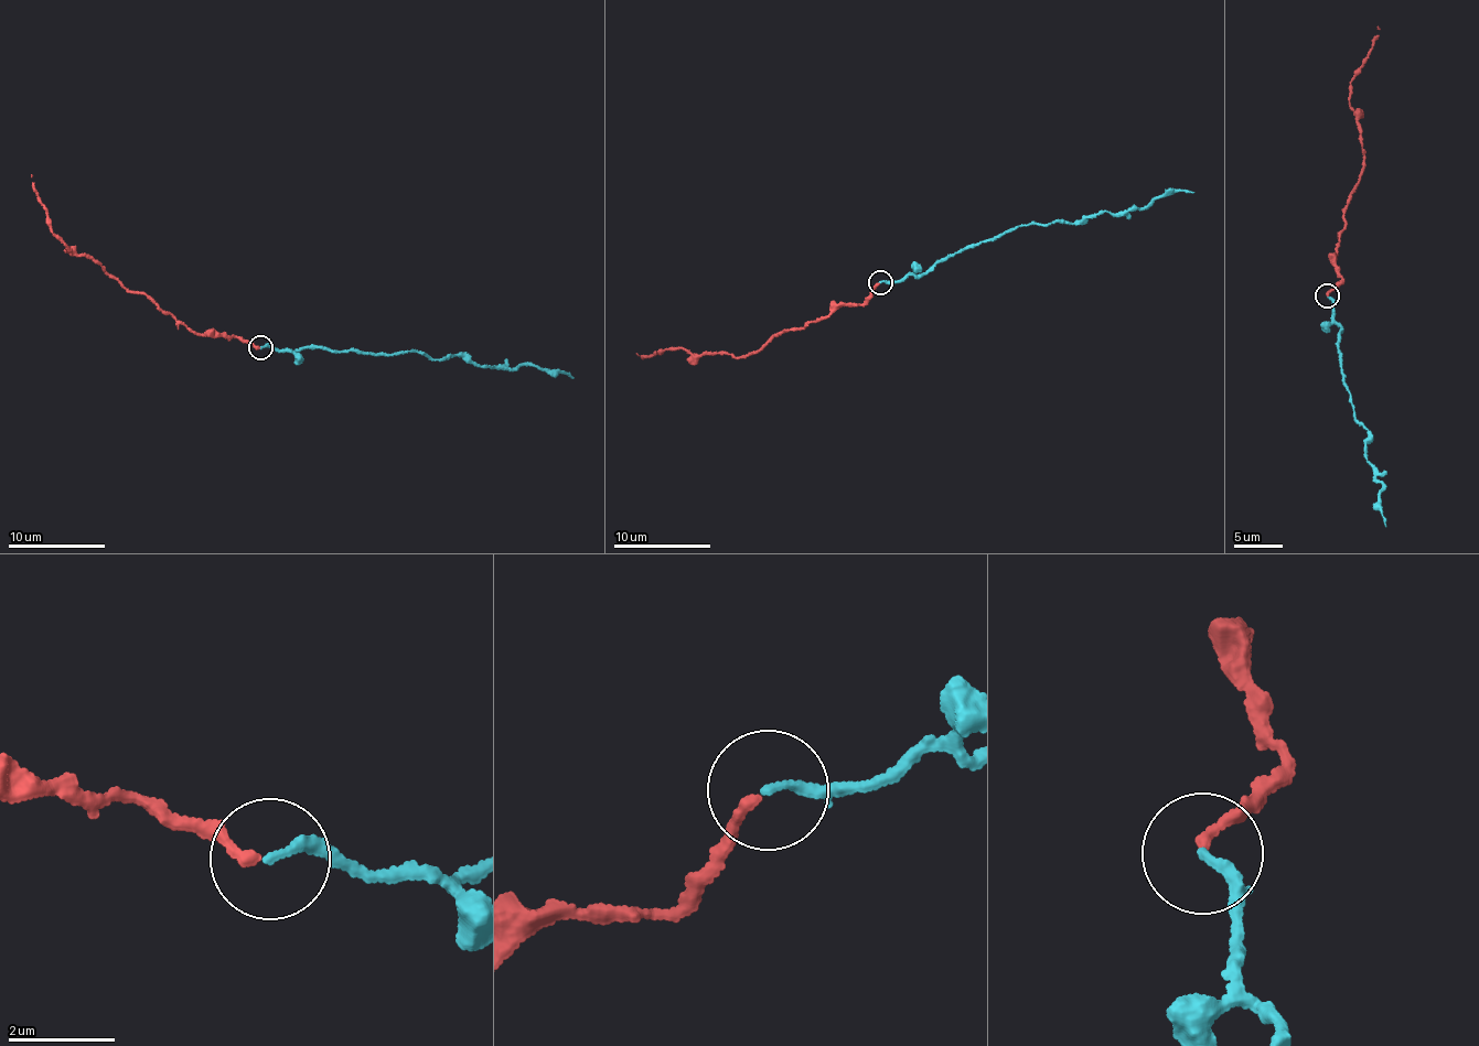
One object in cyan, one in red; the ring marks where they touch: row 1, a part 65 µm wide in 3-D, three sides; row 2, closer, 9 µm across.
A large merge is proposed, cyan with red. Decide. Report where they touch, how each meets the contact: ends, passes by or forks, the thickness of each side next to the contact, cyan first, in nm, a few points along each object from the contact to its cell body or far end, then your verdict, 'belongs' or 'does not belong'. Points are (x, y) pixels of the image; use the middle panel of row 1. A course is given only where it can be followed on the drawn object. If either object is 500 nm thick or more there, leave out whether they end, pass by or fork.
place (880, 282); cyan ends; red ends; calibres 180 and 190 nm; course cyan (880, 281), (931, 271), (956, 251), (1027, 225), (1078, 222), (1193, 191); course red (878, 283), (867, 301), (836, 306), (741, 356), (671, 347), (641, 358), (636, 354); belongs

